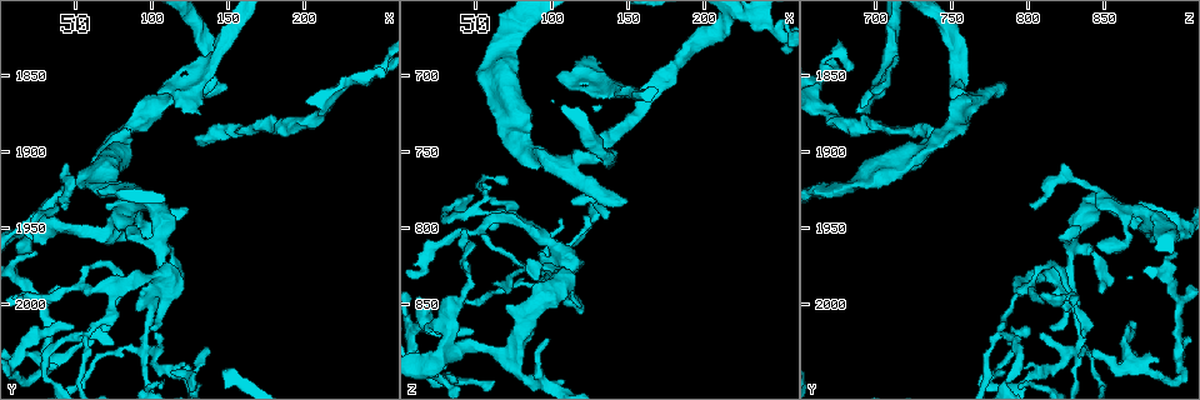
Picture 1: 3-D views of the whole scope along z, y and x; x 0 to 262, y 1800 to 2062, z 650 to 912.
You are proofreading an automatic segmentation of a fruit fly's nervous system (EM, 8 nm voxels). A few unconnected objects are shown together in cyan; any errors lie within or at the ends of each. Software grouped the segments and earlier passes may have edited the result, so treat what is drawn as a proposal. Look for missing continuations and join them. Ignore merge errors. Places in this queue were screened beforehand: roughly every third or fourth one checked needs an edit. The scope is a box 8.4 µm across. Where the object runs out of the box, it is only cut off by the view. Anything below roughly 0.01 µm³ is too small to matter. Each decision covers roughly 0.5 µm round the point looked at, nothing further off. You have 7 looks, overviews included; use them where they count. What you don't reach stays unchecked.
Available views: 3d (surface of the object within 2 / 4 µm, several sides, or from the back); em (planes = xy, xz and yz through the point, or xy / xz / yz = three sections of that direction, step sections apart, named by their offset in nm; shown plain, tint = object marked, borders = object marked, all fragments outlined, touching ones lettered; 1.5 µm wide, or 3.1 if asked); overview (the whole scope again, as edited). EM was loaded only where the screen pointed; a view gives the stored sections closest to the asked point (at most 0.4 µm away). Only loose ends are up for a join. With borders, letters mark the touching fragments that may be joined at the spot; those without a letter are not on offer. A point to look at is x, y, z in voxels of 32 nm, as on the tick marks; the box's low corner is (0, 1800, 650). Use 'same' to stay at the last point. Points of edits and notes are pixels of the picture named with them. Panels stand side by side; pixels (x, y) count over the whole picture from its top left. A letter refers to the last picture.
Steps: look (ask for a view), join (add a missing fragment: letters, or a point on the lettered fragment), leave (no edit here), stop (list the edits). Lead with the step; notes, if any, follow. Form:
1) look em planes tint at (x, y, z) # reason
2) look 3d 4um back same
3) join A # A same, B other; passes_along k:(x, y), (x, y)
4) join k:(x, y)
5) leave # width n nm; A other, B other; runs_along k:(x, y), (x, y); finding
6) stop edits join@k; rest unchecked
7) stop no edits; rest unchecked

look em planes borders at (136, 2028, 792) # tapers out

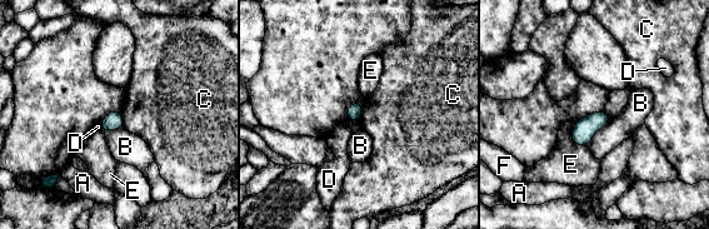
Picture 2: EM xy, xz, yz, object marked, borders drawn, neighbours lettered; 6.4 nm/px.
leave # A other, B other, C other, D other, E other, F other; border 2:(119, 111), (124, 127); no lettered fragment goes on from it

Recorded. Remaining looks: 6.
look em xy step 4 tint at (120, 1872, 688) # free end

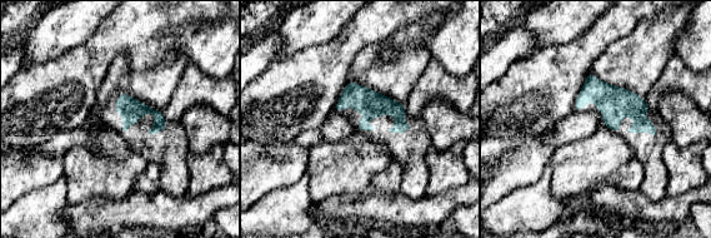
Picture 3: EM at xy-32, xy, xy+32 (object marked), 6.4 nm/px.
look em planes borders same # cut it another way

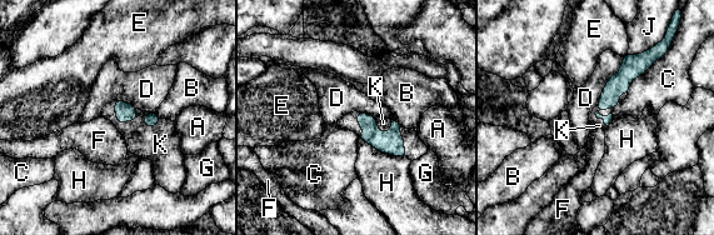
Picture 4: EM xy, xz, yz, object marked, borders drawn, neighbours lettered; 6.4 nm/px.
join K # width 120 nm; longest_contact H 320 nm; A other, B other, C other, D other, E other, F other, G other, H other, J other, K same; the neuron continues

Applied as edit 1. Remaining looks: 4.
look em planes borders at (100, 1934, 874) # branch stops here

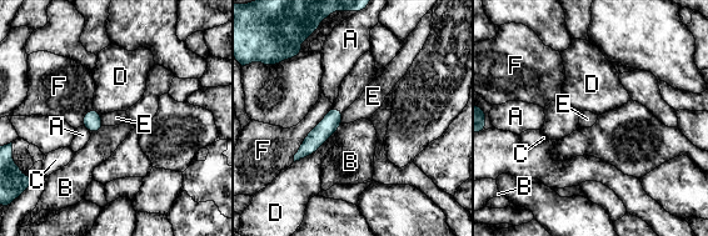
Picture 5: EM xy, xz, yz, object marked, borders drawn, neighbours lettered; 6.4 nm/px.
leave # width 110 nm; A other, B other, C other, D other, E other, F other; border 5:(100, 115), (103, 125); none of them fits

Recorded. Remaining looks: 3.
stop edits join@4; rest unchecked

